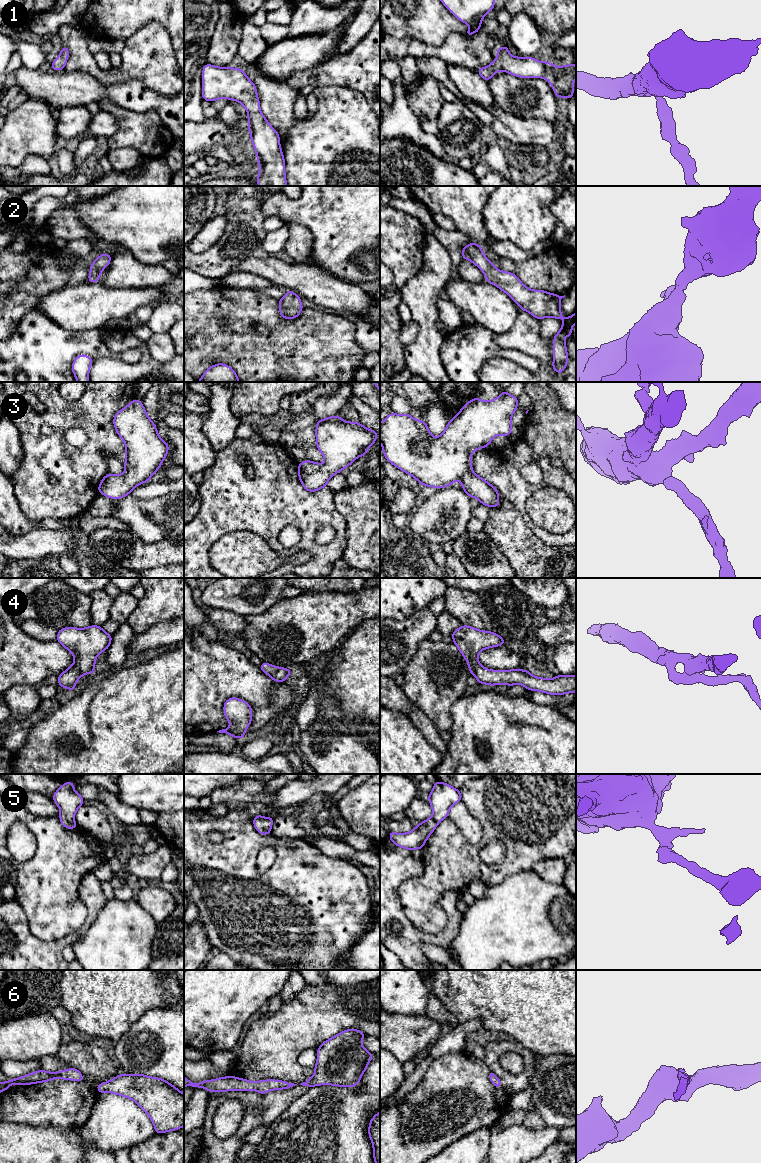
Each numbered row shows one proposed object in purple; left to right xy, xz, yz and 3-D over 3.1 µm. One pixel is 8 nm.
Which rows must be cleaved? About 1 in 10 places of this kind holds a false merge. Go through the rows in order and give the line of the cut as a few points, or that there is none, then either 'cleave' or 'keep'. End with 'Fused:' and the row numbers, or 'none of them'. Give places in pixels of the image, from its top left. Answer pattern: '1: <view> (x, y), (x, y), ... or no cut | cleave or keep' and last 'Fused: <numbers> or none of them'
1: no cut | keep
2: no cut | keep
3: no cut | keep
4: no cut | keep
5: no cut | keep
6: no cut | keep
Fused: none of them

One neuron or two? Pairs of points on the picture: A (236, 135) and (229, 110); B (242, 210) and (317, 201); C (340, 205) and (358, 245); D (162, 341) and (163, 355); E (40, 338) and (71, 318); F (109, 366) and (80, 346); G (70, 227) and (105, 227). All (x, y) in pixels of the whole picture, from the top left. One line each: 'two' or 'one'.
A: two
B: two
C: one
D: one
E: two
F: two
G: two

